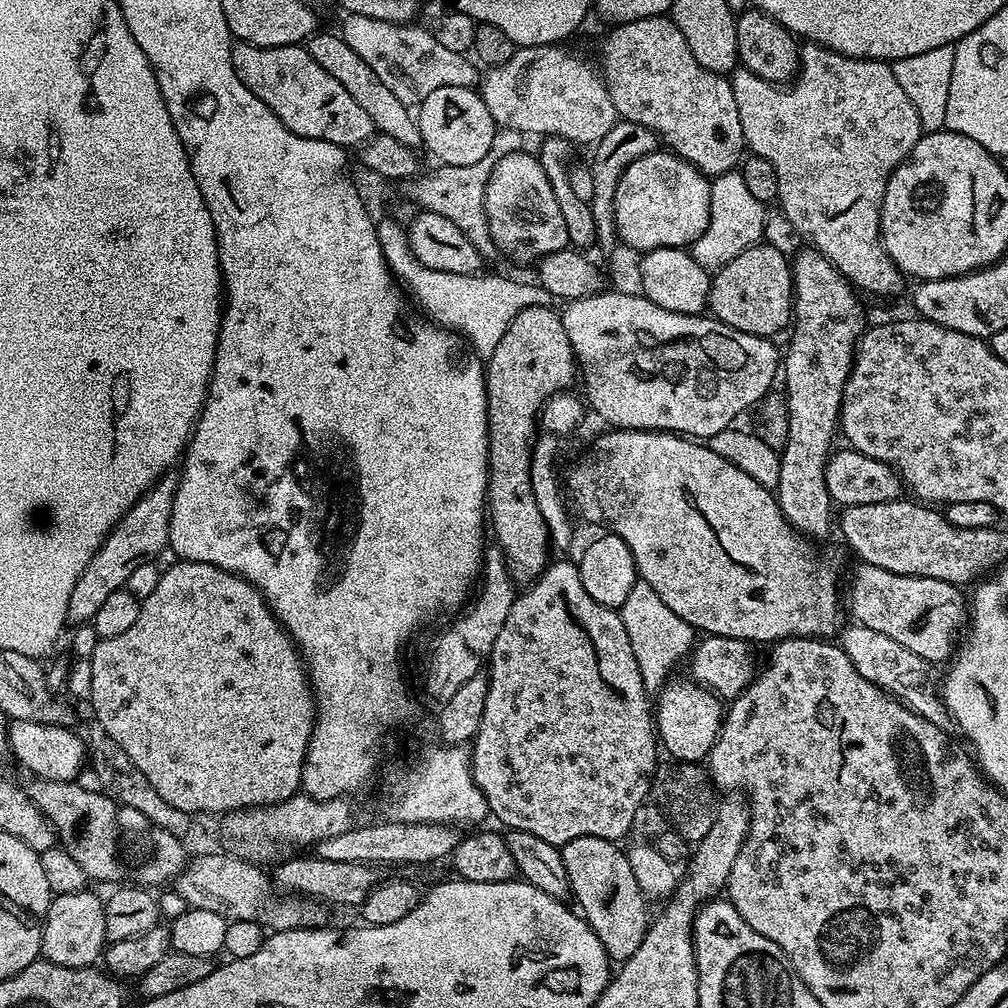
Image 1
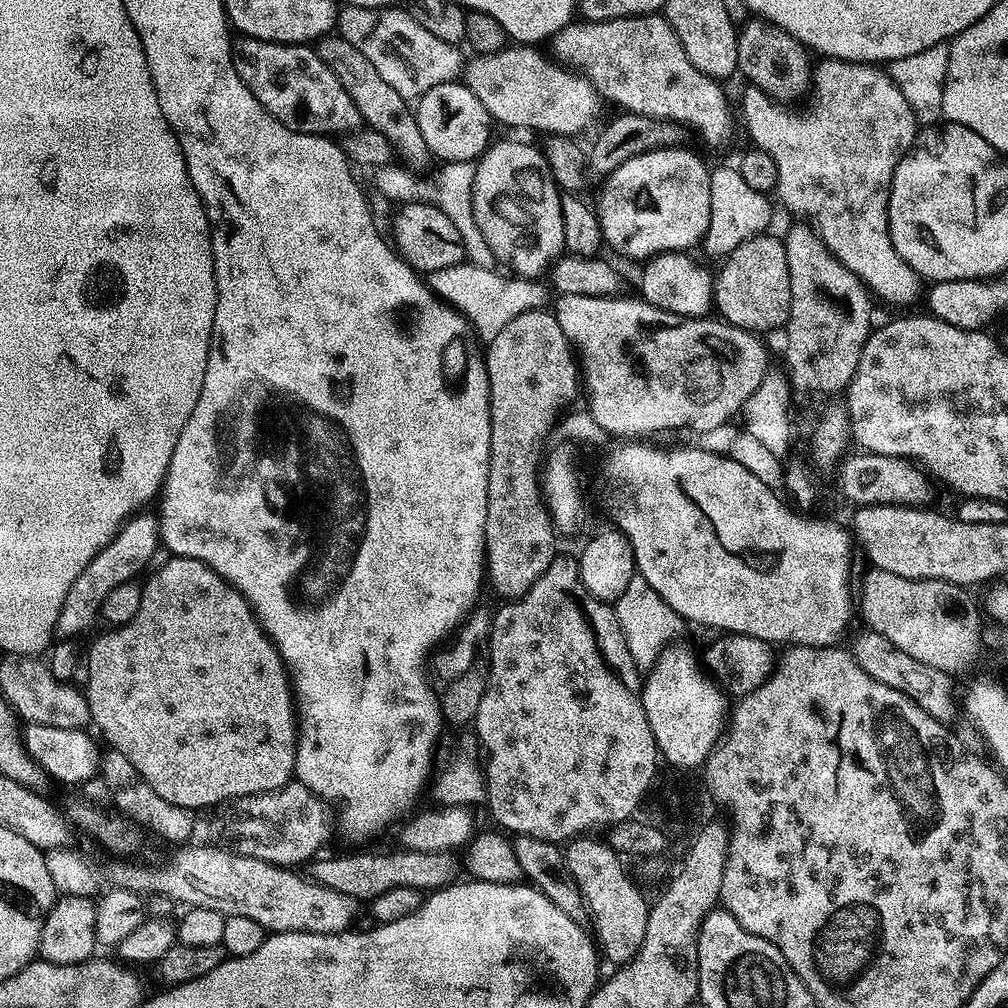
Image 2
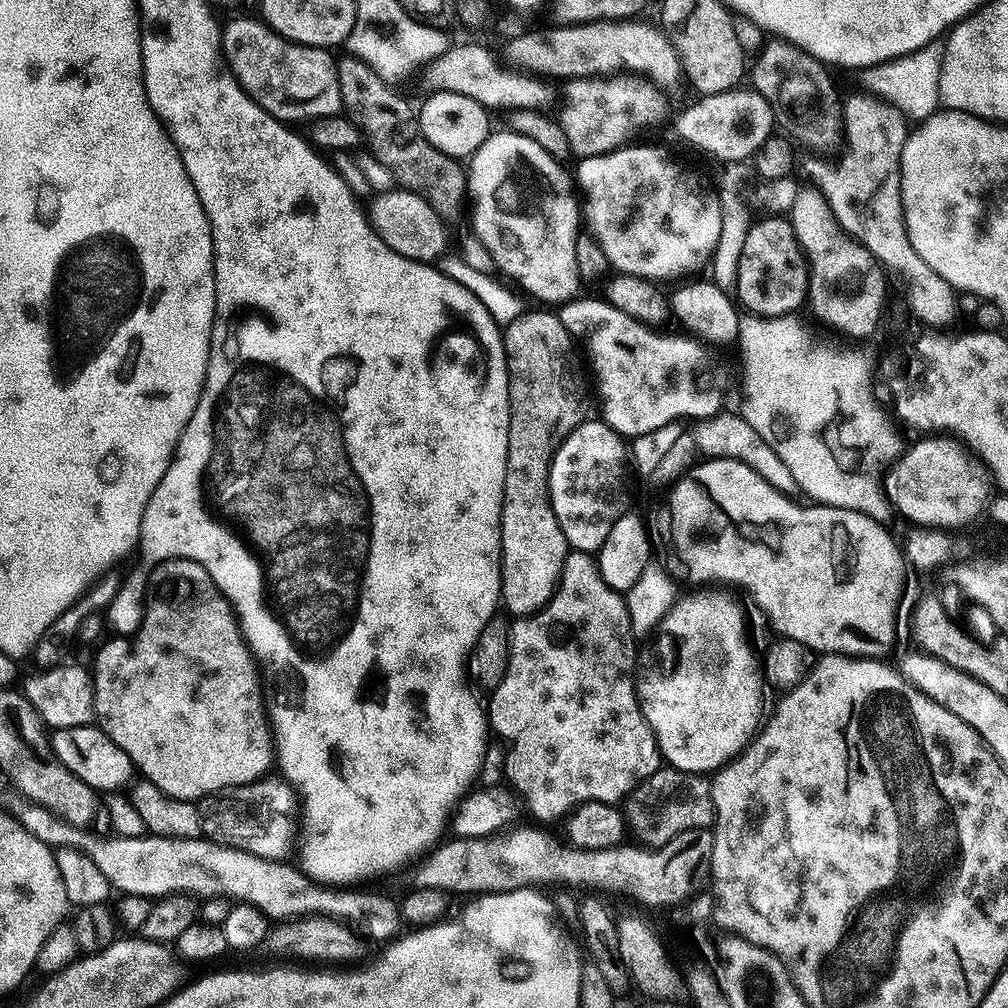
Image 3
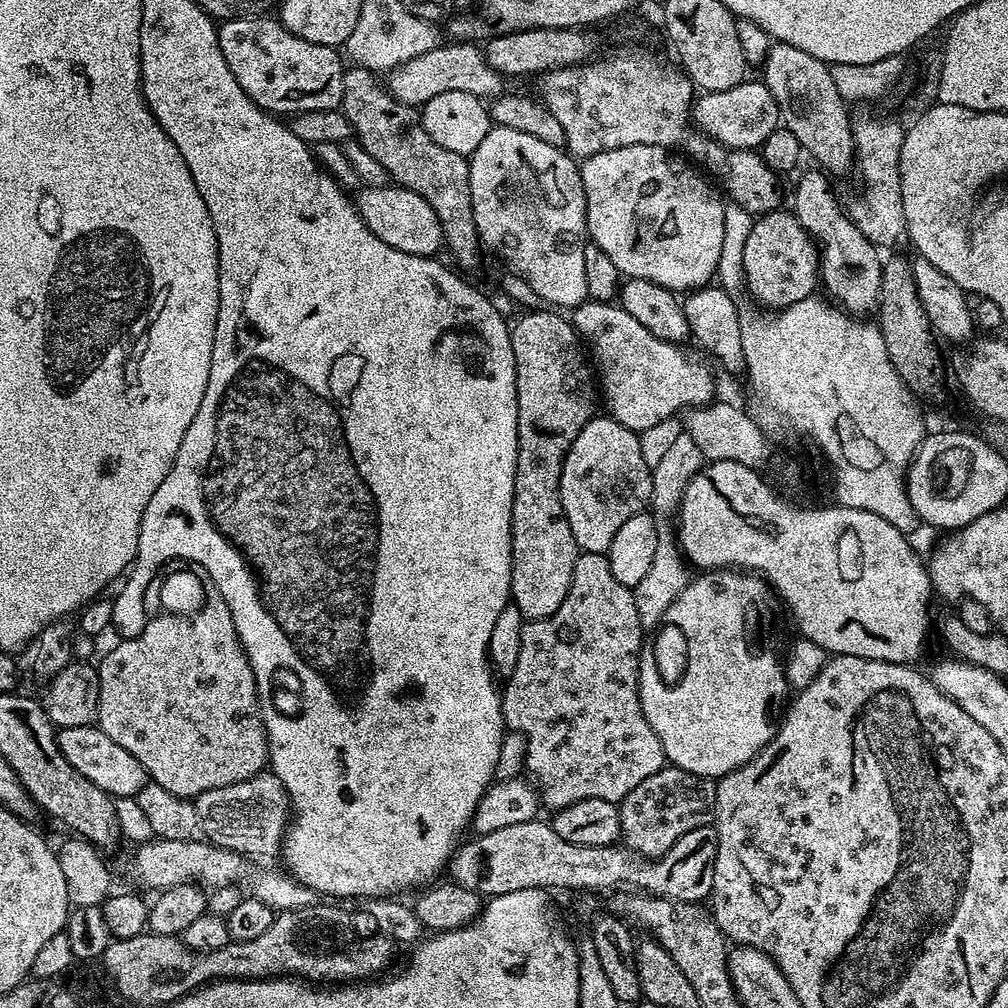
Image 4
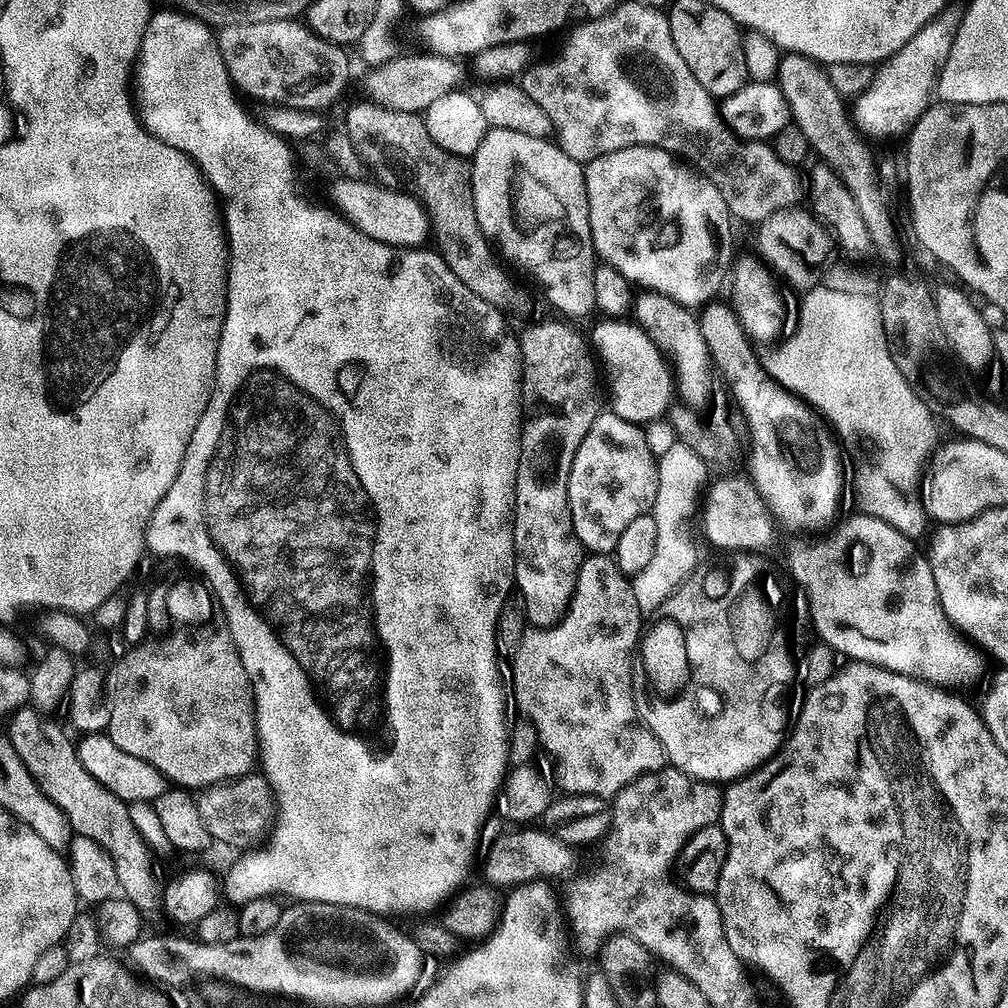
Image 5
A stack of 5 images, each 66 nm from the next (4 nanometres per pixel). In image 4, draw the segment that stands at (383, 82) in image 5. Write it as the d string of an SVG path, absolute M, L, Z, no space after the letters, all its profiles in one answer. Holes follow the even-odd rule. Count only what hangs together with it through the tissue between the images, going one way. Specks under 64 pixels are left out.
M454 42L452 44L446 48L443 46L434 47L429 52L422 53L420 57L414 57L389 71L386 76L388 78L388 84L386 83L388 95L399 104L409 106L423 106L430 102L430 98L438 98L438 94L446 94L447 92L465 92L481 98L499 97L502 92L500 89L502 78L489 66L485 53L481 49L479 52L470 42Z

